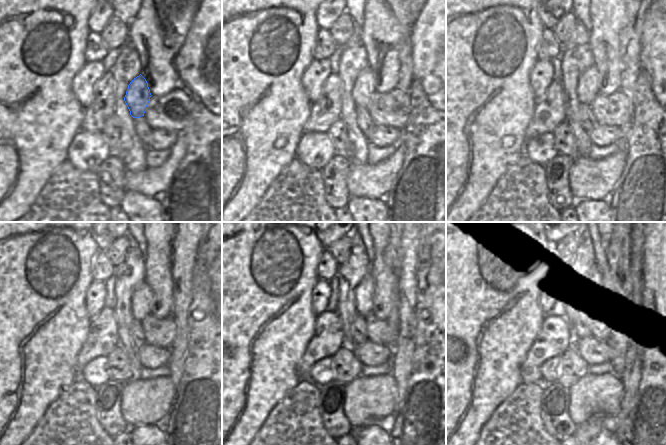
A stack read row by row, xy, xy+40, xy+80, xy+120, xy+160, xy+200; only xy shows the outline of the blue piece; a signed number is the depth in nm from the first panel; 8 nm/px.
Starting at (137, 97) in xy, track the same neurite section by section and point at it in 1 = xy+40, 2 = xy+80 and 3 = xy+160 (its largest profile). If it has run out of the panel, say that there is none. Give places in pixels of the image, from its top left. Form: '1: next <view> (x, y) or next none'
1: next xy+40 (363, 90)
2: next xy+80 (587, 89)
3: next xy+160 (364, 300)

